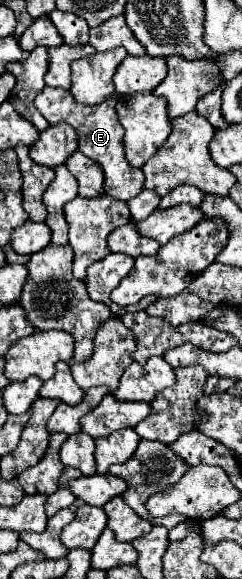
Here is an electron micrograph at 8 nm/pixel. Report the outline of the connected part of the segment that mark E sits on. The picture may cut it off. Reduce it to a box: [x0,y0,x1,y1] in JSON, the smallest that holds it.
[36,88,144,200]

